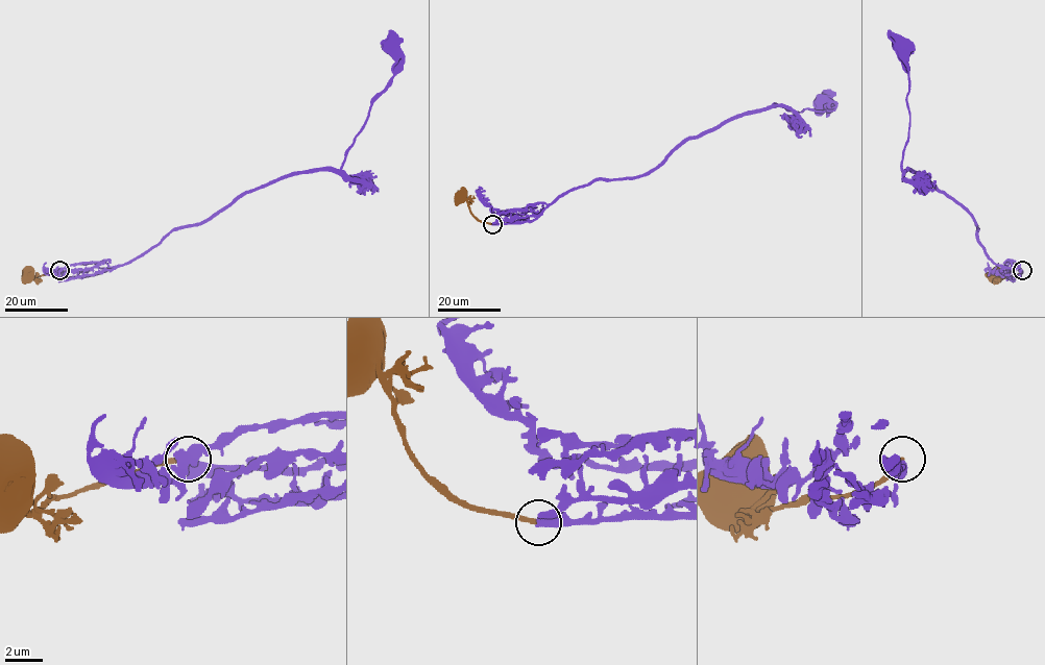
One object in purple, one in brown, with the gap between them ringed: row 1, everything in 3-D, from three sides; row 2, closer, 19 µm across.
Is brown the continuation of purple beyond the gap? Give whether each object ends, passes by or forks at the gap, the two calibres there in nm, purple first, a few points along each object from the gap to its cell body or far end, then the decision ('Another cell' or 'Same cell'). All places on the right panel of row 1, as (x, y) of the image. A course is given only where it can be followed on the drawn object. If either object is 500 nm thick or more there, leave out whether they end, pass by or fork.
Thickness 600 nm (purple) against 240 nm. Course of purple: (1022, 270), (998, 265), (977, 239), (973, 217), (925, 176), (902, 169), (909, 124), (909, 76), (899, 46). Course of brown: (1021, 270), (997, 280), (994, 275). Another cell

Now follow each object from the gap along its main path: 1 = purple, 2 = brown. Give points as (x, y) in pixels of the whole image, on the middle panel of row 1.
1: (493, 224), (534, 220), (597, 179), (646, 175), (686, 140), (773, 104), (825, 112), (823, 101)
2: (492, 223), (478, 220), (468, 203), (458, 196)

